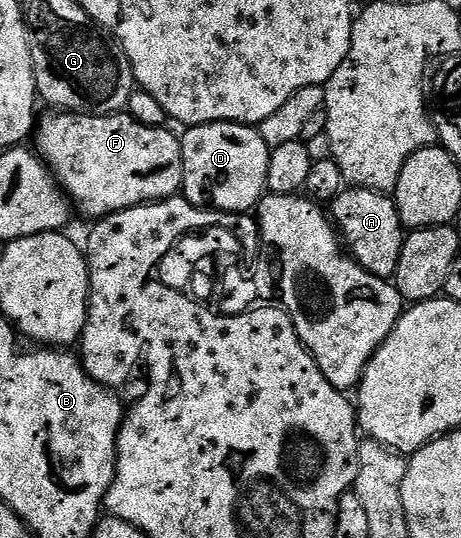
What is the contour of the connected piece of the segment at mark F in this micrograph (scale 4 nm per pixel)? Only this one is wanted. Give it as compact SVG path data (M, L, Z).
M50 112L36 126L36 153L47 166L58 185L66 191L73 209L87 214L90 220L106 218L145 202L162 202L175 197L182 189L182 144L179 135L169 134L161 126L140 124L129 113L117 114L72 114Z

